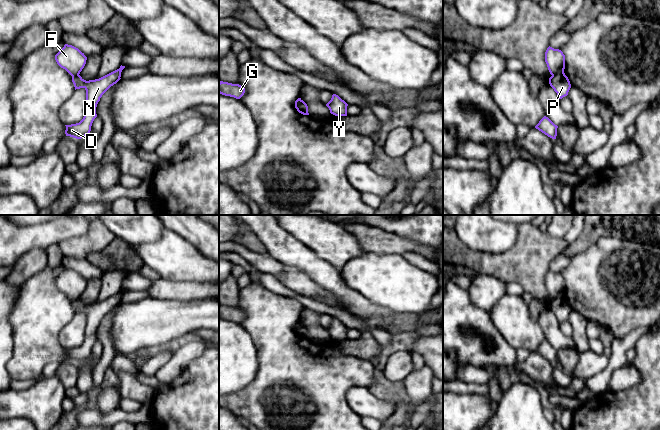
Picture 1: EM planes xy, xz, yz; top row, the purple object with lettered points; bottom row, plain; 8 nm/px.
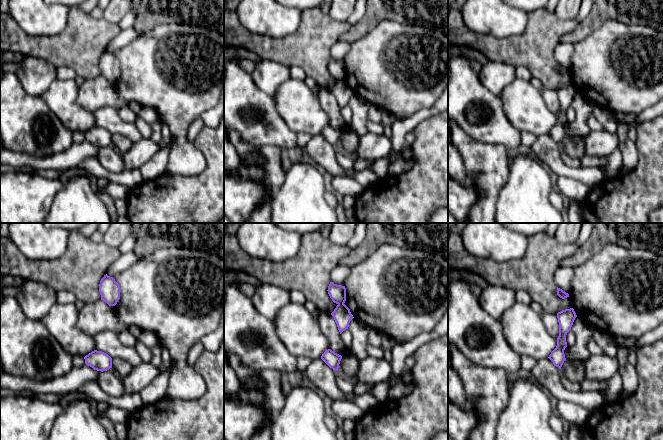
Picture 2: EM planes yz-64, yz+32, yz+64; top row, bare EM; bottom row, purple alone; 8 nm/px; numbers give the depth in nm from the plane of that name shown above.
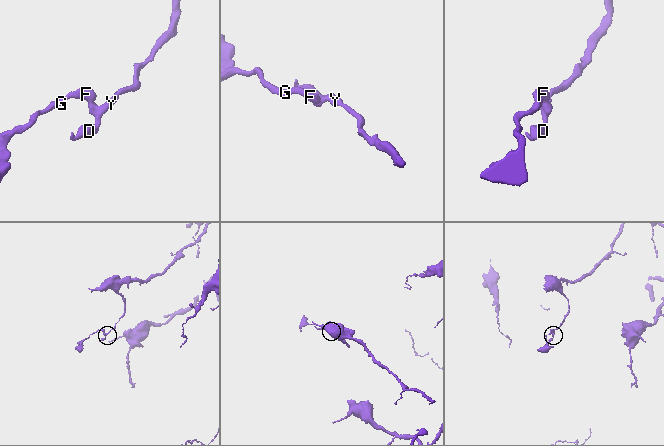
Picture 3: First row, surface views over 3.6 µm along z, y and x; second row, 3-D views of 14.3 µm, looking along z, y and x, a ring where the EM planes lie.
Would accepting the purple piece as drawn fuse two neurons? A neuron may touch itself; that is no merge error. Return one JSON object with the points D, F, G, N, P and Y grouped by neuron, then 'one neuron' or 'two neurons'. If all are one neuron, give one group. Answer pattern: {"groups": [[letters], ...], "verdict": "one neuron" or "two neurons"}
{"groups": [["D", "N", "P", "Y"], ["F", "G"]], "verdict": "two neurons"}

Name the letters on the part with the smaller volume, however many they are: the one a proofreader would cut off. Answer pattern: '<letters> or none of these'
F, G

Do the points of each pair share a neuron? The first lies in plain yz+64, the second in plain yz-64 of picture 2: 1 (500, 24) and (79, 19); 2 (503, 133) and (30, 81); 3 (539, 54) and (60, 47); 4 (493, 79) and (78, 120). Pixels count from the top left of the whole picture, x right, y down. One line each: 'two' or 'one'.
1: two
2: two
3: one
4: one

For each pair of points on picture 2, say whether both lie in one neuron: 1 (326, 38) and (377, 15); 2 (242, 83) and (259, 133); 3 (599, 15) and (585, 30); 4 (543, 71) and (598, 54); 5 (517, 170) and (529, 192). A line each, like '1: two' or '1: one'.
1: two
2: one
3: one
4: two
5: one

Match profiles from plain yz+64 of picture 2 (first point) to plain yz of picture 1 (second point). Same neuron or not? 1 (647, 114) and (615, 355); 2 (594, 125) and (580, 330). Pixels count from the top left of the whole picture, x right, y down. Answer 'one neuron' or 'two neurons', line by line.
1: one neuron
2: two neurons

